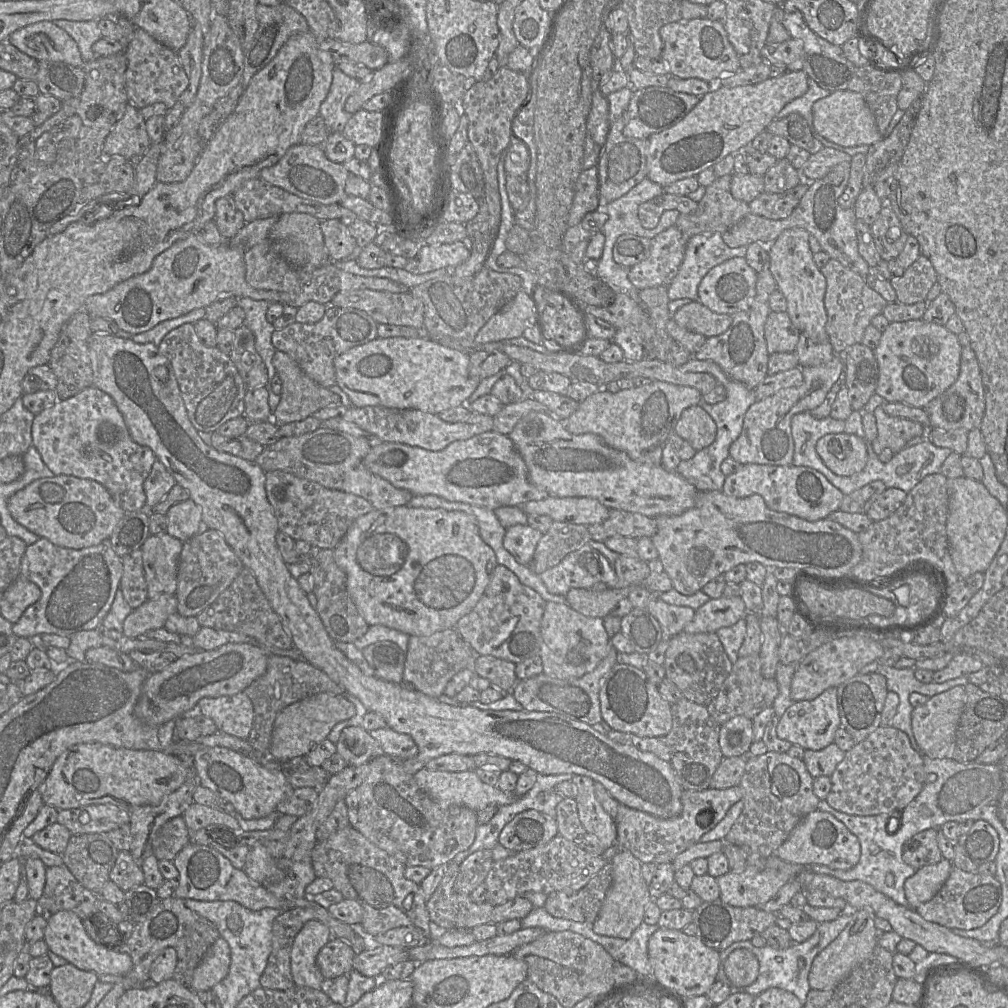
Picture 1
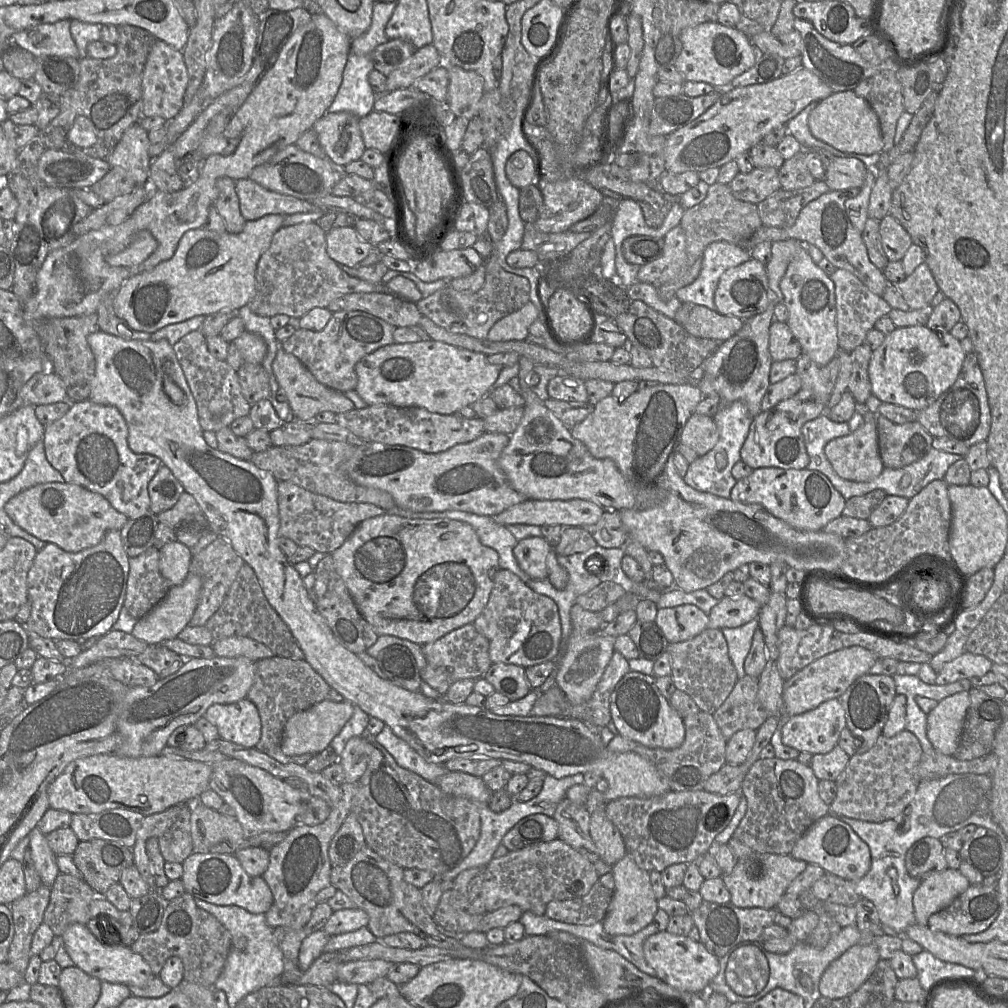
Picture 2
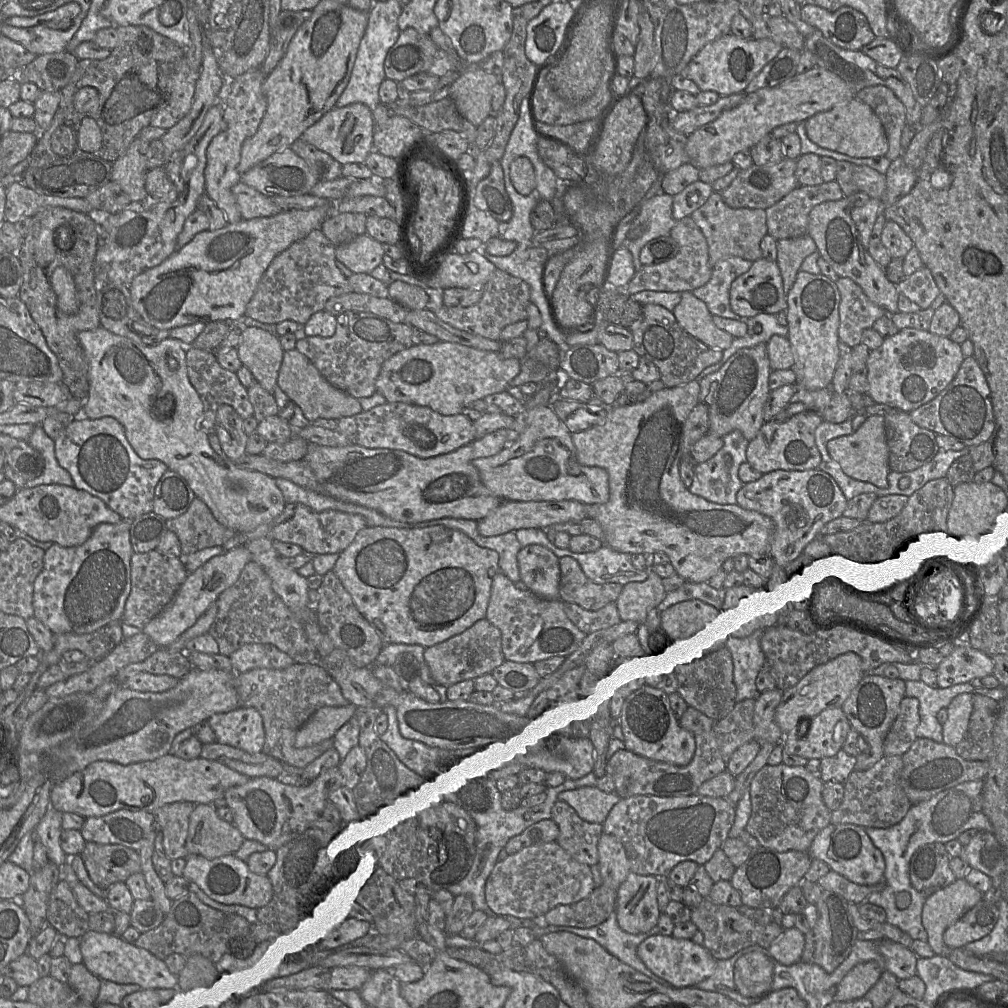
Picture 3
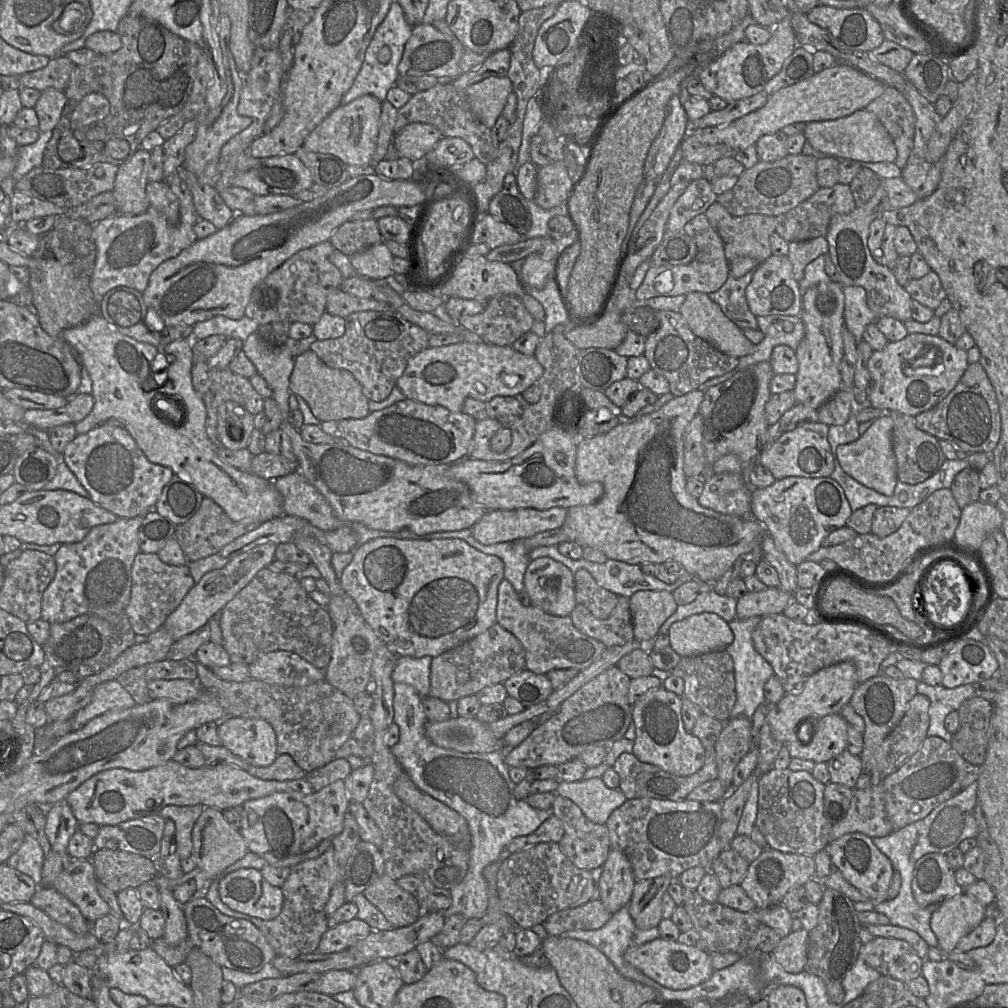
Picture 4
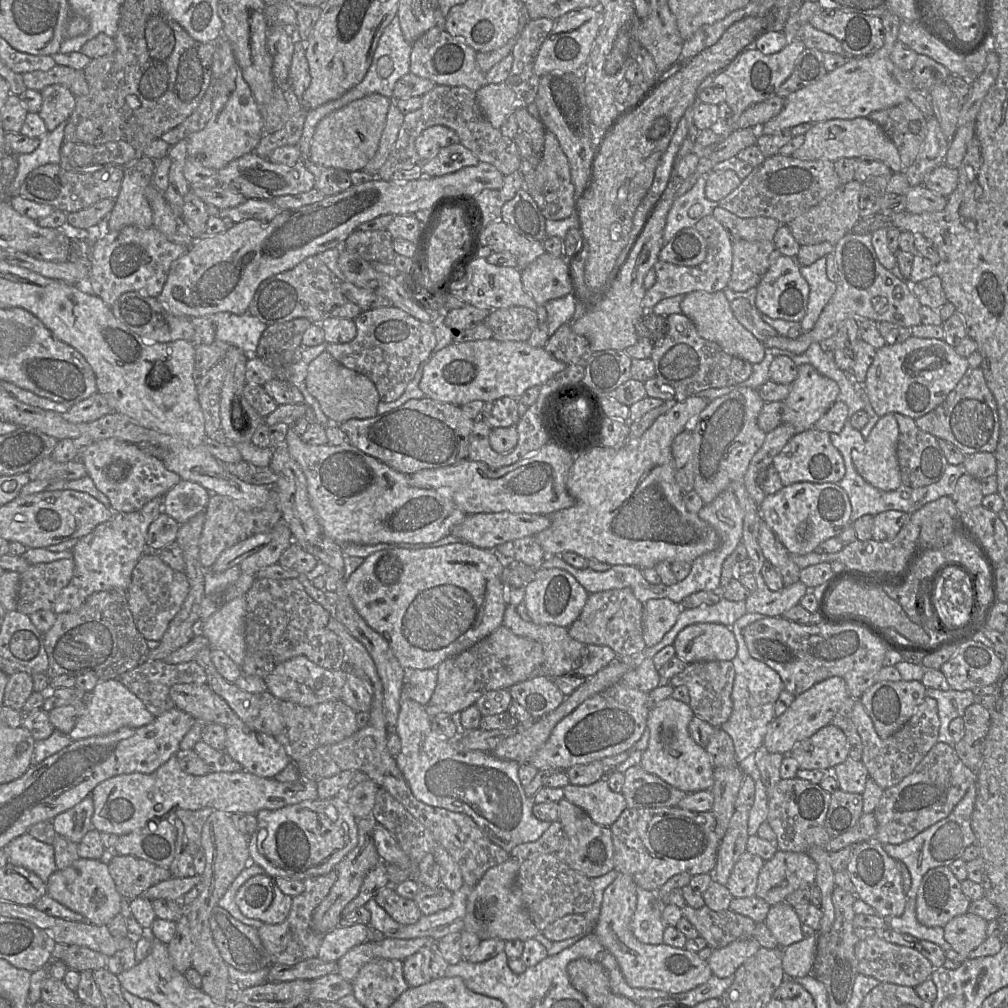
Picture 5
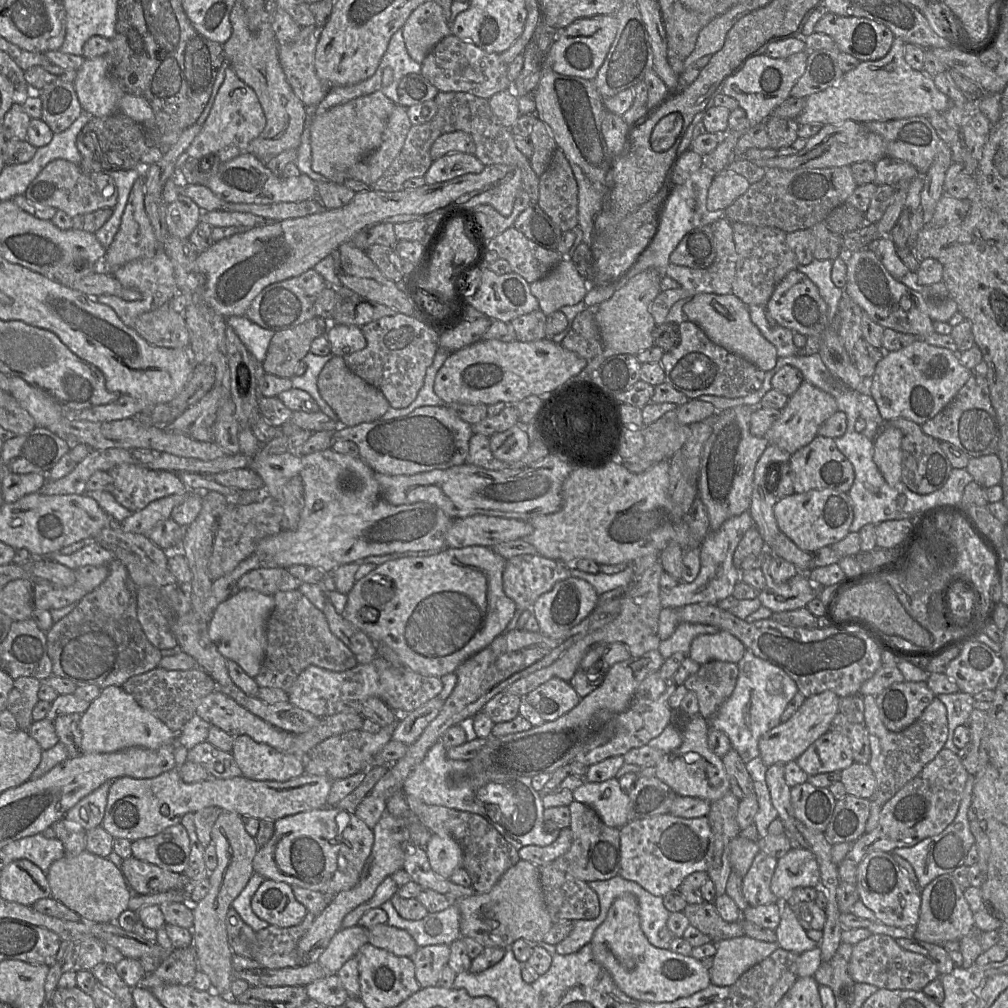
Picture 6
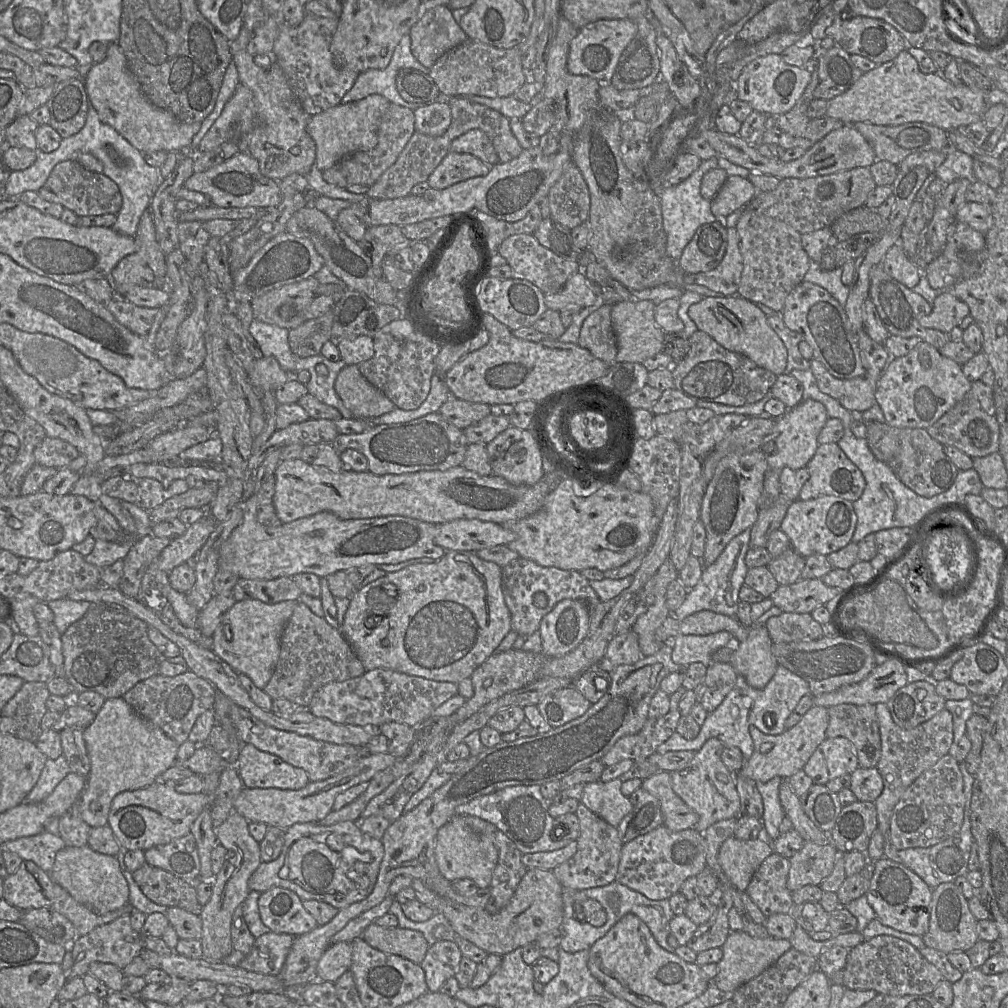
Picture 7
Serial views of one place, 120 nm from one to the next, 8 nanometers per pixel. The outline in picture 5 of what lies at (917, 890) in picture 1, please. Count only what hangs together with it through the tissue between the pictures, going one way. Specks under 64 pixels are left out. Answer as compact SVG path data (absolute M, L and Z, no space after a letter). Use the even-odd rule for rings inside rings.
M967 912L944 926L945 940L958 953L957 959L953 960L954 969L969 959L969 953L985 941L987 924L984 918Z

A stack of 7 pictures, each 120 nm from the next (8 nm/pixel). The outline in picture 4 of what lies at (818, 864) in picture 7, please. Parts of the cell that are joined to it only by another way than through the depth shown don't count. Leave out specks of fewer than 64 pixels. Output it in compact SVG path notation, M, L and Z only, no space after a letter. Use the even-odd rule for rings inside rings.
M764 849L754 861L750 862L747 874L740 886L755 902L758 909L780 905L788 891L803 886L815 877L813 856L784 853L774 849Z

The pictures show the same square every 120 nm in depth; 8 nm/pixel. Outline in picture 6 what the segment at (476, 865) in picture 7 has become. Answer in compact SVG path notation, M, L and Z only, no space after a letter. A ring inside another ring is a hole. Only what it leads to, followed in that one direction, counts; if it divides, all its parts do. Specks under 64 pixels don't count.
M432 834L425 852L433 871L445 879L449 879L455 869L462 867L462 849L448 836Z

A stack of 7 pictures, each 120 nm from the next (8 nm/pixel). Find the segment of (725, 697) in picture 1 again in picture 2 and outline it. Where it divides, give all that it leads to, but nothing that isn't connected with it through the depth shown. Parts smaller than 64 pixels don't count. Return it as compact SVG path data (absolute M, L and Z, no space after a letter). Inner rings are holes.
M738 678L731 693L713 713L726 740L743 729L757 730L767 719L767 712L758 700L758 678Z

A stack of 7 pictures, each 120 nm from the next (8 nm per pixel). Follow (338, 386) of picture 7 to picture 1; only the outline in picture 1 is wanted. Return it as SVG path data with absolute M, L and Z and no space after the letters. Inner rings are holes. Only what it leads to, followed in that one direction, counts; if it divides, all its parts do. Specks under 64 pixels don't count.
M276 350L273 356L273 366L282 383L280 402L274 412L272 412L271 417L271 420L276 425L280 426L302 421L322 408L342 405L341 399L337 394L310 379L288 354Z

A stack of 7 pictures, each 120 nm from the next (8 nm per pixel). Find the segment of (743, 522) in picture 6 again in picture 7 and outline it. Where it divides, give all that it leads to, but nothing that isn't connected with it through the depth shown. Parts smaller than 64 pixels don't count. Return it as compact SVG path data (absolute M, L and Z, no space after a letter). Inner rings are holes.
M746 529L735 536L713 564L704 566L699 582L696 586L688 590L684 602L675 611L670 612L671 616L683 619L698 611L711 610L736 618L740 602L739 591L745 585L744 581L749 569L745 563L745 557L750 549L750 535L751 530Z

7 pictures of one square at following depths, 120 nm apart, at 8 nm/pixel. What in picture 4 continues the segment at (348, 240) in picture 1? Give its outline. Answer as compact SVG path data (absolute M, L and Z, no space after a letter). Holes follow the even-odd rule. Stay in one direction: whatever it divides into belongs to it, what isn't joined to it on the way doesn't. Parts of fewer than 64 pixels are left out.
M386 244L372 245L350 257L356 274L371 280L384 280L394 274L392 269L393 254Z

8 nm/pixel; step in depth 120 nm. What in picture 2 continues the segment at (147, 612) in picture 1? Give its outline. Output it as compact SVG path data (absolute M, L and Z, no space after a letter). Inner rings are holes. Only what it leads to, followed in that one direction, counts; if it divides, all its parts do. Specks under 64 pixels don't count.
M188 573L181 585L171 587L146 616L136 621L131 635L149 646L157 646L166 640L177 638L190 623L201 589L201 578Z

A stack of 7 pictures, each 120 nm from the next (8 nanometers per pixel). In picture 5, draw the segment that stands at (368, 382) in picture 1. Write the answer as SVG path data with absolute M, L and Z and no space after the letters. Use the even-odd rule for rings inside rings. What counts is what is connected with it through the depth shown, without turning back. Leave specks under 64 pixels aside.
M493 338L467 342L453 342L434 353L423 368L419 387L425 397L455 406L470 401L494 402L501 397L519 399L531 387L542 386L548 379L566 368L566 364L557 360L544 348L530 346L522 341L499 341Z

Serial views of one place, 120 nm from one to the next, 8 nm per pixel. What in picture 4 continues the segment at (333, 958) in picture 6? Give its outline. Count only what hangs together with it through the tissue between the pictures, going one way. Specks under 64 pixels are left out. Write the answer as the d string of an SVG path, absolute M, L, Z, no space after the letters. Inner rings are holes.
M359 918L328 928L323 934L316 952L329 954L347 950L357 940L366 937L371 930L371 927Z

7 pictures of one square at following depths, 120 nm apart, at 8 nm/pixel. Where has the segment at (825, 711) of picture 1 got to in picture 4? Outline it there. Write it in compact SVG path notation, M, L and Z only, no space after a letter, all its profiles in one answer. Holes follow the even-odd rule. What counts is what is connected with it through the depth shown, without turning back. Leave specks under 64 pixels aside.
M840 713L829 714L813 722L805 742L793 739L783 745L787 746L792 758L826 763L846 750L847 727Z

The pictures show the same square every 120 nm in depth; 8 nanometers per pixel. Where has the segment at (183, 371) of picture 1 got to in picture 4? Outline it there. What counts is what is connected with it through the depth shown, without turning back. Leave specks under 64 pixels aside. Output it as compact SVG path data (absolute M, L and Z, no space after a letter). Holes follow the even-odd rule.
M195 362L191 375L193 388L202 398L206 408L205 432L210 440L217 437L217 412L223 402L234 401L252 415L263 412L264 398L257 393L248 378L235 374L228 368L224 370L211 368L207 362Z

